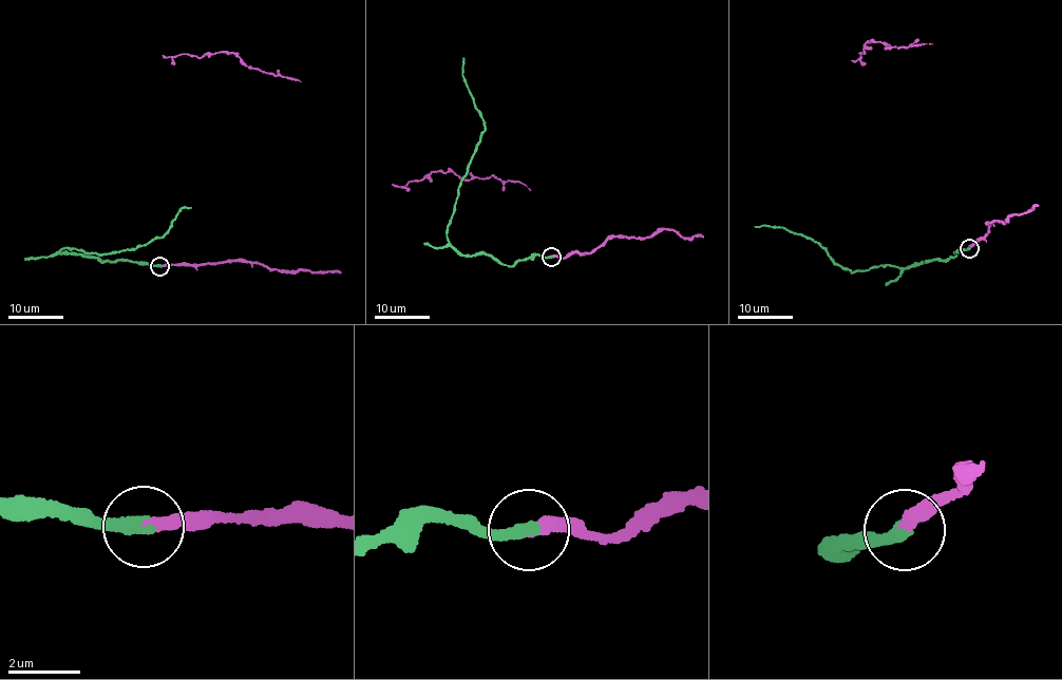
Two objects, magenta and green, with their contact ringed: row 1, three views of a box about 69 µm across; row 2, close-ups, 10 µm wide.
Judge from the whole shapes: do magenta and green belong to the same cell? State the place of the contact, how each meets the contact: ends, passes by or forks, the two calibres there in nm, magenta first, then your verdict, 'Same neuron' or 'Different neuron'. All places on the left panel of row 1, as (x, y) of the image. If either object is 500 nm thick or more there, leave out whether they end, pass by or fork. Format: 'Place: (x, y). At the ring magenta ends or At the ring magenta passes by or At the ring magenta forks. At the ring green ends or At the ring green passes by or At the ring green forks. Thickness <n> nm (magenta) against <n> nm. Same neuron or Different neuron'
Place: (159, 266). At the ring magenta ends. At the ring green ends. Thickness 340 nm (magenta) against 400 nm. Same neuron

